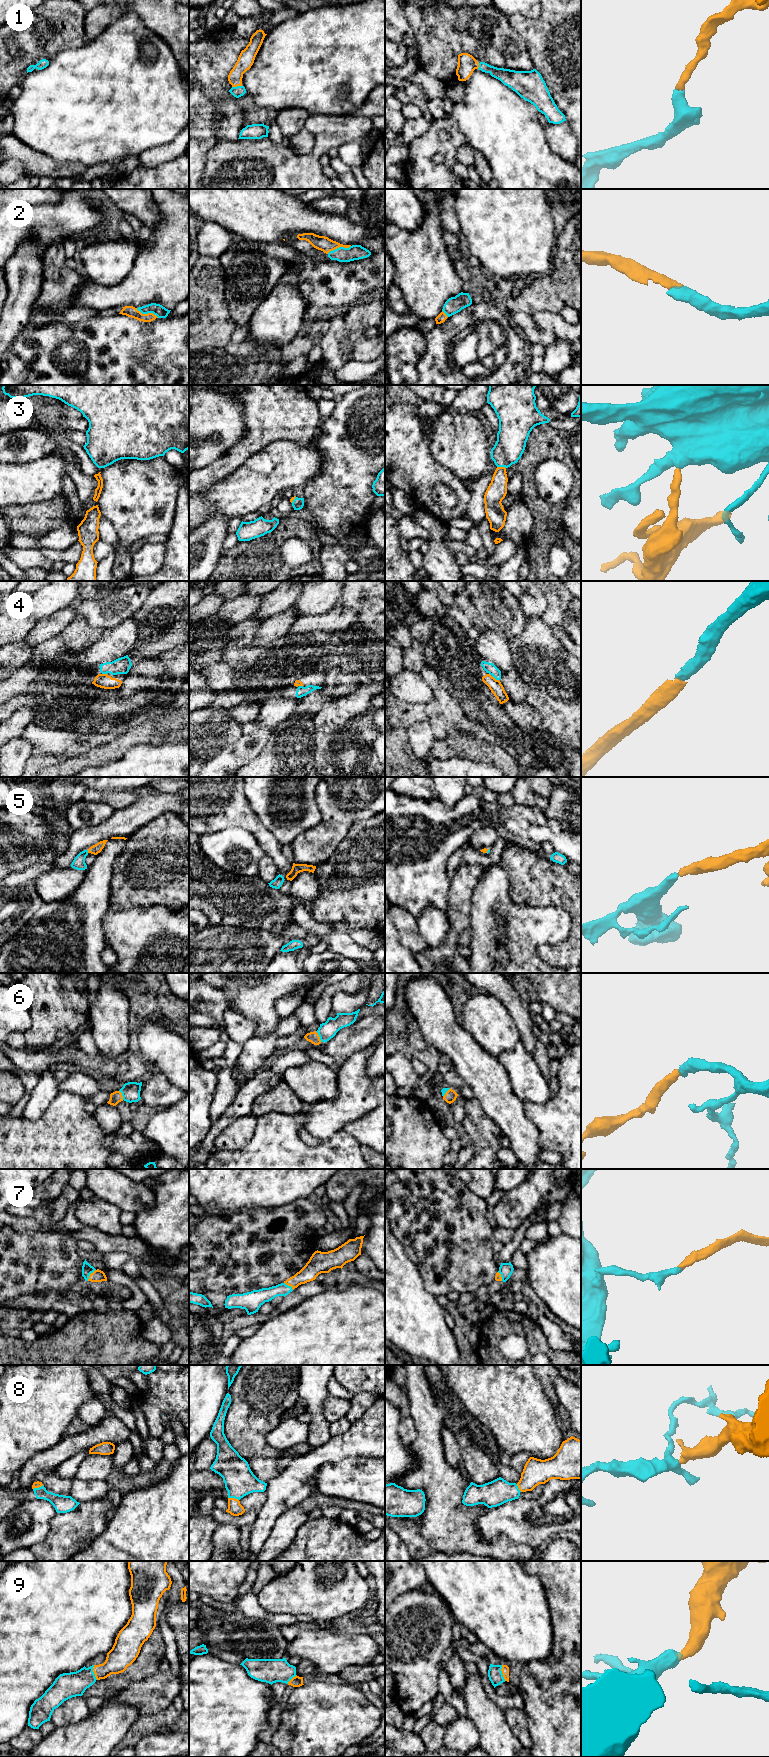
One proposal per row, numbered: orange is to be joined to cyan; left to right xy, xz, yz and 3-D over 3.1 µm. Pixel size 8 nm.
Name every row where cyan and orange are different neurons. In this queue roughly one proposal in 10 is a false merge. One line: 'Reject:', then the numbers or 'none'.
Reject: none

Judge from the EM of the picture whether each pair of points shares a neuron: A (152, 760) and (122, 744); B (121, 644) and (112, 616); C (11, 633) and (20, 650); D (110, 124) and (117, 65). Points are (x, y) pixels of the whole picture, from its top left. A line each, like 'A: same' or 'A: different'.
A: different
B: different
C: different
D: same

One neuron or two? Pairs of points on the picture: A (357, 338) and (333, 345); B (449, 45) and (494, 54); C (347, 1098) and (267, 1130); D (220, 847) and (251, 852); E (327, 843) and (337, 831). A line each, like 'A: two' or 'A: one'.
A: one
B: one
C: two
D: one
E: one

